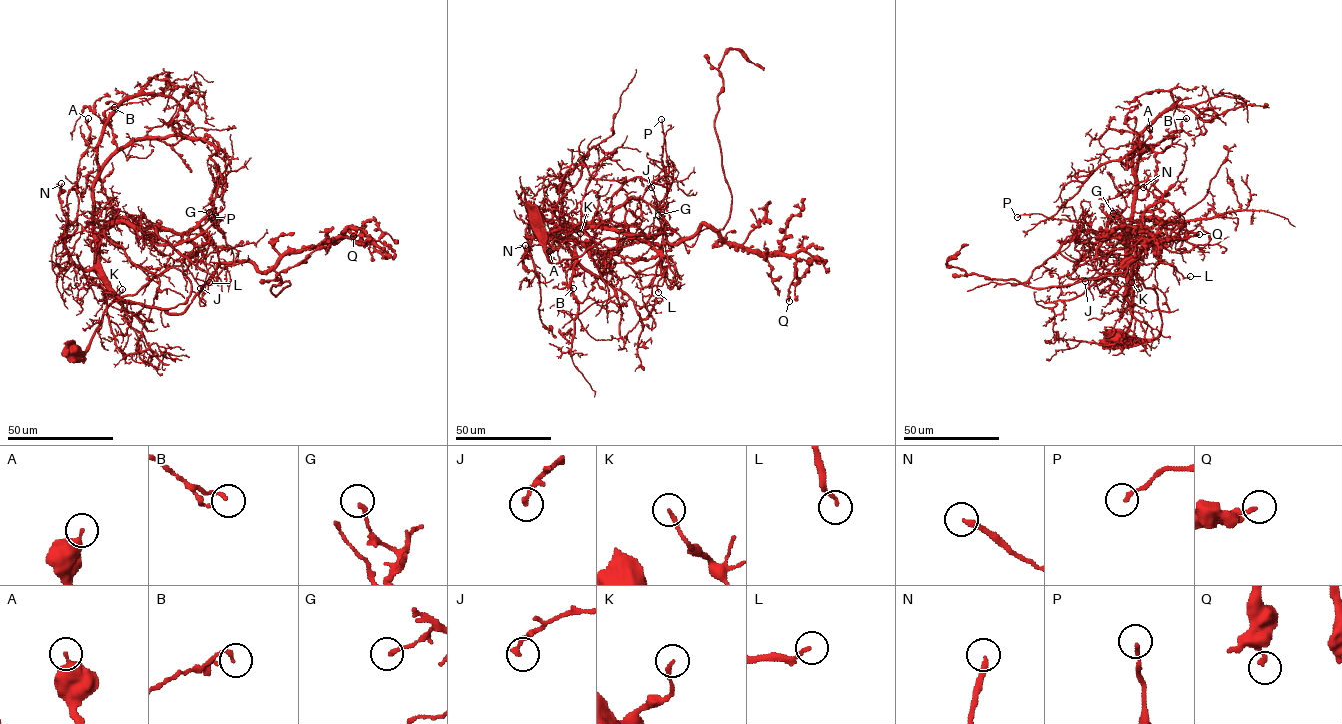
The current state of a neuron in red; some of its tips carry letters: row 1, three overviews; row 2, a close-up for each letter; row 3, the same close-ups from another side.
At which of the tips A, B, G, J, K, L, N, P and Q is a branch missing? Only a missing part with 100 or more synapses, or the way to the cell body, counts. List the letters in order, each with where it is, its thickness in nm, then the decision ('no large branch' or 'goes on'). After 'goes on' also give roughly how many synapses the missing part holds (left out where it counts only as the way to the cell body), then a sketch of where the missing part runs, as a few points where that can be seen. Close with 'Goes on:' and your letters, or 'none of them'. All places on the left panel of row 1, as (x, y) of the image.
A: place (88, 118); calibre 400 nm; no large branch
B: place (114, 107); calibre 150 nm; no large branch
G: place (209, 212); calibre 170 nm; no large branch
J: place (200, 288); calibre 200 nm; no large branch
K: place (122, 289); calibre 170 nm; no large branch
L: place (209, 282); calibre 150 nm; no large branch
N: place (61, 183); calibre 240 nm; no large branch
P: place (212, 217); calibre 150 nm; no large branch
Q: place (353, 236); calibre 180 nm; no large branch
Goes on: none of them

